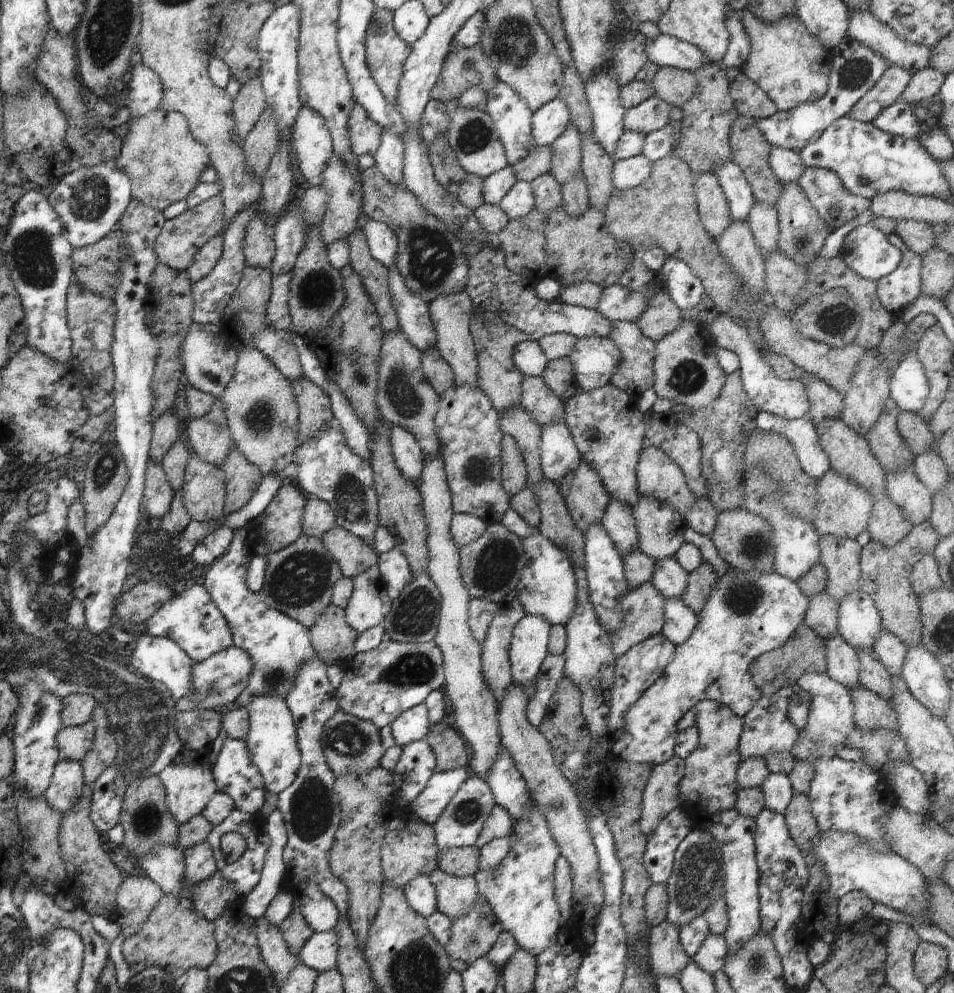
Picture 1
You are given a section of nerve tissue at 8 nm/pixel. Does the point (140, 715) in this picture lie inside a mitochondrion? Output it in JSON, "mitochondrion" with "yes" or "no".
{"mitochondrion":"yes"}

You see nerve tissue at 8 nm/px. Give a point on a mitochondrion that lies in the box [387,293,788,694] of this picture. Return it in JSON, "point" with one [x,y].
{"point":[497,563]}

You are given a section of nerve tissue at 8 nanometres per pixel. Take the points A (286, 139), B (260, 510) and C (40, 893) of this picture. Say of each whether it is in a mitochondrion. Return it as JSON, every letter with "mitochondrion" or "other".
{"A":"other","B":"other","C":"other"}

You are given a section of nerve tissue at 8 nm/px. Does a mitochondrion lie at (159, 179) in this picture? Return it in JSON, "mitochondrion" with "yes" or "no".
{"mitochondrion":"no"}

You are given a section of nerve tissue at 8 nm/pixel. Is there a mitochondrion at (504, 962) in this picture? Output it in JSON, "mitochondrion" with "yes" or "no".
{"mitochondrion":"no"}

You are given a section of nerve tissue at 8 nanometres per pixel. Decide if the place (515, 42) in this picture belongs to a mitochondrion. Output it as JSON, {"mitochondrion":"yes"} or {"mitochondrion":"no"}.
{"mitochondrion":"yes"}

